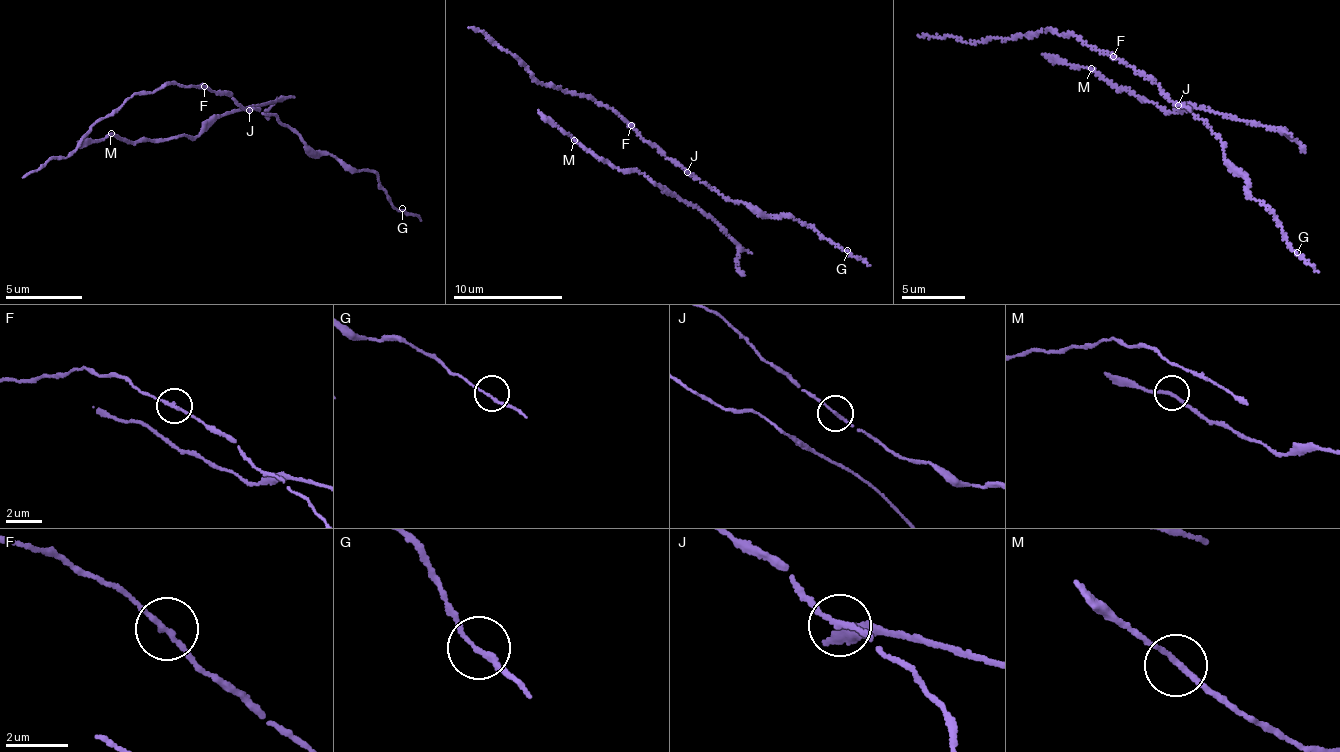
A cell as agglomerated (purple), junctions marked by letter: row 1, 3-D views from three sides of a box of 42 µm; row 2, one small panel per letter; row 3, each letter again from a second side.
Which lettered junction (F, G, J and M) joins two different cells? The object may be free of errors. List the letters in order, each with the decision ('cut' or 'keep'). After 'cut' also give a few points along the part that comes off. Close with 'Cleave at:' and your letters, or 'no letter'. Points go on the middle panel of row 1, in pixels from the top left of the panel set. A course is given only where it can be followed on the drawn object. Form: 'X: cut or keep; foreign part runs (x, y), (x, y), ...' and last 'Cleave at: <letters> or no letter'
F: keep
G: keep
J: keep
M: keep
Cleave at: no letter

